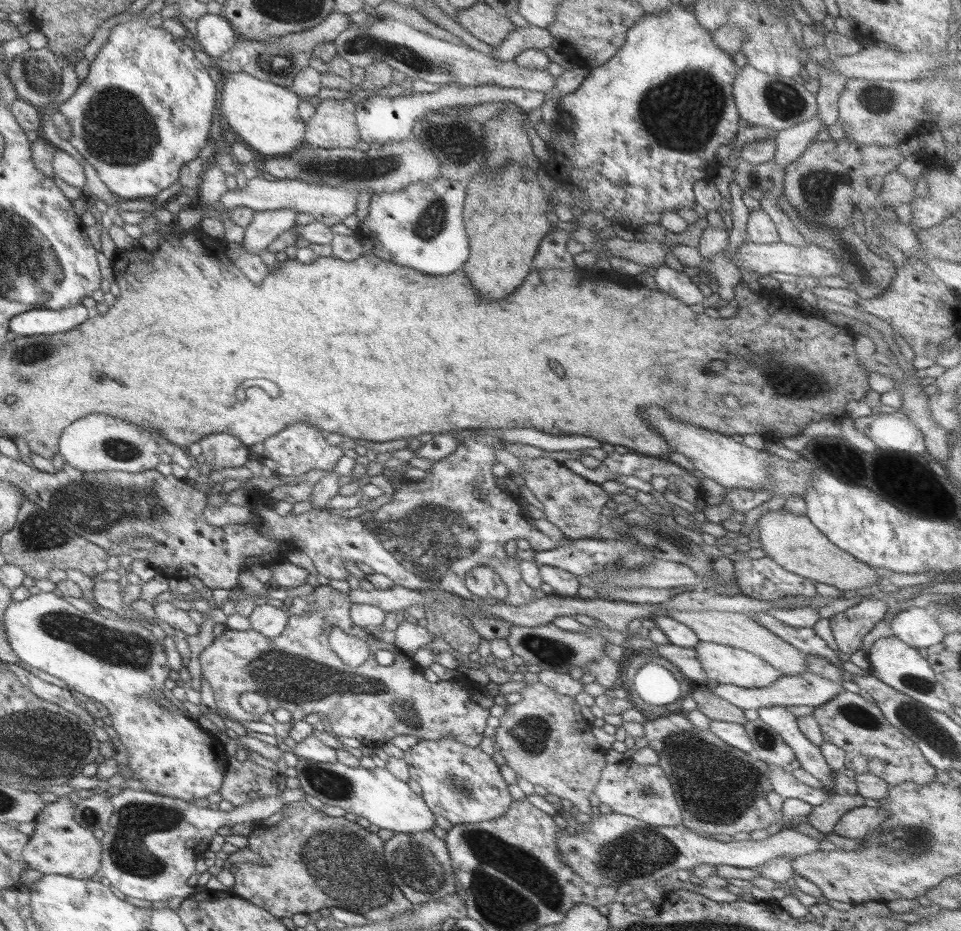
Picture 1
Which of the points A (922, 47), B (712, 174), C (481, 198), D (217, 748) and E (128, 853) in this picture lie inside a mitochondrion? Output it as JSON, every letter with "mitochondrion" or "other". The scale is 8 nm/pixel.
{"A":"other","B":"other","C":"other","D":"other","E":"mitochondrion"}

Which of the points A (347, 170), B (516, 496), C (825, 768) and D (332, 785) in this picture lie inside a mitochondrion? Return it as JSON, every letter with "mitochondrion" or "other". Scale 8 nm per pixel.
{"A":"mitochondrion","B":"other","C":"other","D":"mitochondrion"}

